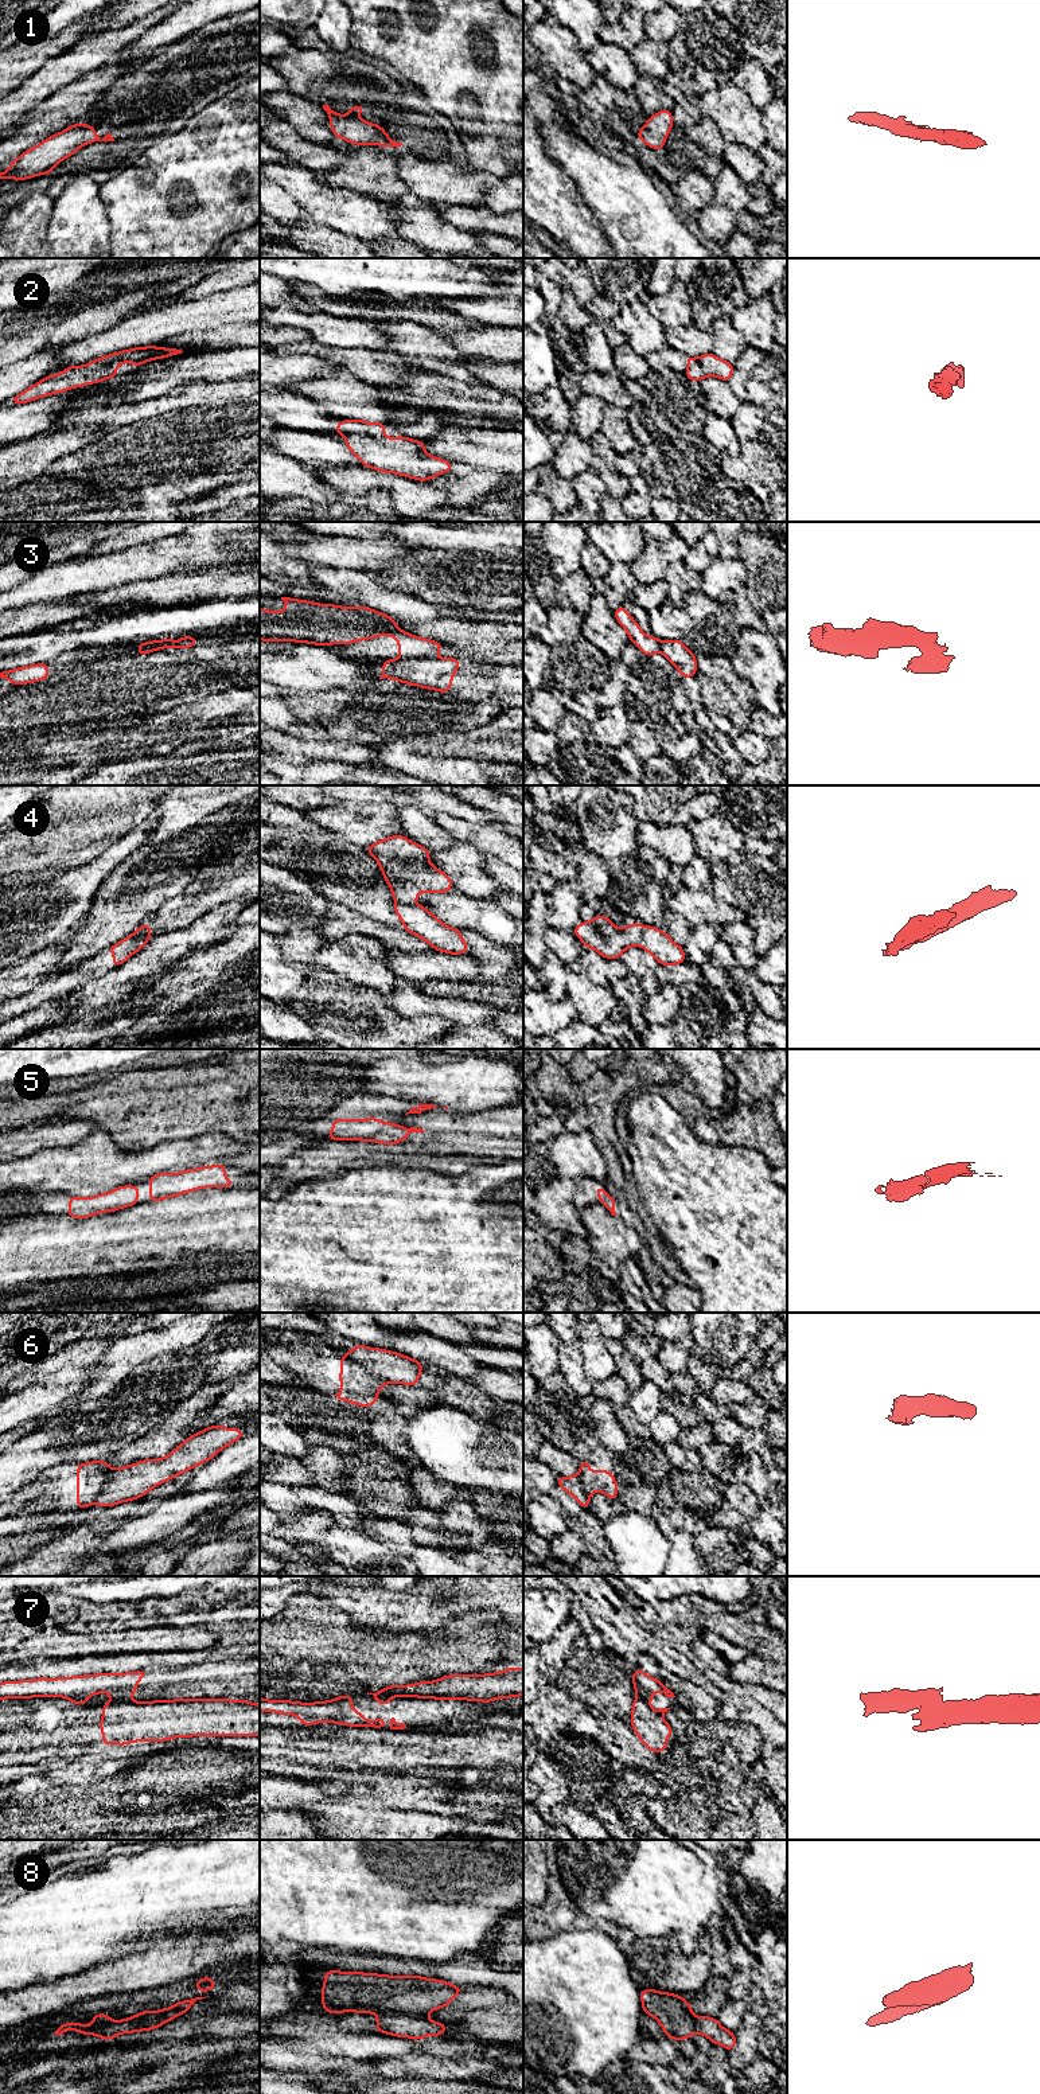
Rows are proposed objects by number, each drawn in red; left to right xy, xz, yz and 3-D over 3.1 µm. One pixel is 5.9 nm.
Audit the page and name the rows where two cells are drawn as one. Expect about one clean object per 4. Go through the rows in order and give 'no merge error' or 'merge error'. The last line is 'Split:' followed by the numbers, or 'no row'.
1: no merge error
2: no merge error
3: merge error
4: merge error
5: no merge error
6: merge error
7: merge error
8: merge error
Split: 3, 4, 6, 7, 8

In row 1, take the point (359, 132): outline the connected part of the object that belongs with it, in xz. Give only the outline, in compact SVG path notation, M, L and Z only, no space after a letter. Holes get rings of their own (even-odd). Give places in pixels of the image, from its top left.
M365 104L351 106L350 112L342 116L328 105L323 105L330 116L330 128L335 137L357 145L401 147L402 143L393 141L381 125L358 118L365 108Z

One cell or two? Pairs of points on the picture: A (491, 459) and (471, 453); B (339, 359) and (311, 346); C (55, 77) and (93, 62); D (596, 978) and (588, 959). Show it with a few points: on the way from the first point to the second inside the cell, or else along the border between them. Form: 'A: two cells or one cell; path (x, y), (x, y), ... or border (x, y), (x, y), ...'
A: one cell; path (486, 453), (476, 453)
B: one cell; path (332, 355), (318, 350)
C: one cell; path (65, 69), (84, 62)
D: one cell; path (592, 974), (588, 963)

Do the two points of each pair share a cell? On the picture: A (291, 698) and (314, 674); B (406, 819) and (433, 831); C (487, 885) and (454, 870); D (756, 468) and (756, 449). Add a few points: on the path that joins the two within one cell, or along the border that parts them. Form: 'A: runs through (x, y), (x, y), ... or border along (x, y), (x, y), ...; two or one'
A: border along (327, 690), (293, 693); two
B: runs through (413, 822), (427, 831); one
C: runs through (479, 884), (462, 870); one
D: runs through (756, 464), (756, 453); one

